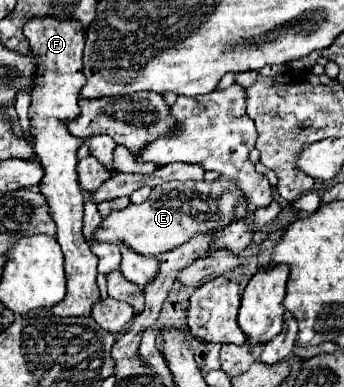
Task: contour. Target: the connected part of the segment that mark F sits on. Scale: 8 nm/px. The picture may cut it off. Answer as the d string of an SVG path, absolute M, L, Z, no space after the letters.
M33 18L25 24L23 28L25 38L29 40L31 52L39 58L37 62L37 72L35 72L35 80L33 80L33 88L31 88L31 106L29 106L29 136L35 138L35 154L37 160L43 166L45 176L41 178L41 194L45 196L47 204L49 204L49 214L57 224L57 242L65 254L65 274L67 274L67 294L65 298L53 306L53 314L55 316L89 316L91 314L91 306L99 300L99 288L95 284L95 276L97 276L97 256L91 252L89 244L83 238L83 204L85 204L85 196L77 184L77 150L83 144L81 138L75 138L69 134L67 124L71 120L75 120L81 114L79 108L79 92L85 84L85 74L81 70L83 62L83 46L85 46L85 34L81 32L81 24L77 24L75 20L53 20L53 18Z

